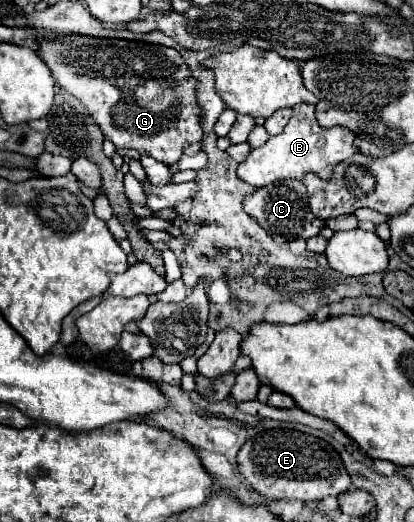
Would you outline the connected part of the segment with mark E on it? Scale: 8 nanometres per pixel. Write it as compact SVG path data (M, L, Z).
M266 429L252 435L236 459L242 477L268 499L298 499L306 503L328 495L336 497L350 489L350 475L332 445L294 429Z

